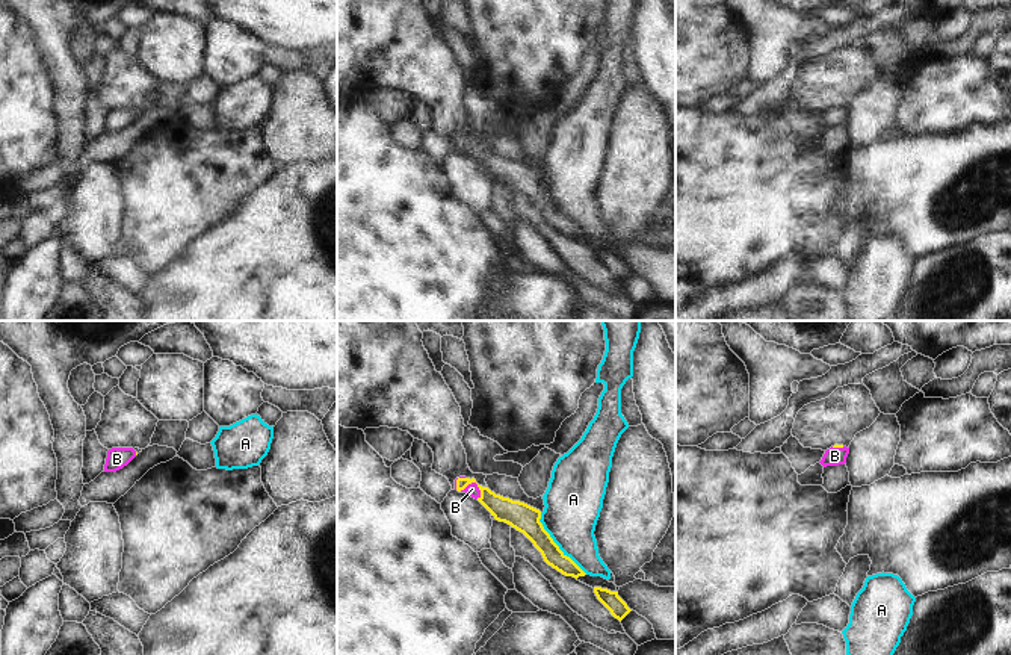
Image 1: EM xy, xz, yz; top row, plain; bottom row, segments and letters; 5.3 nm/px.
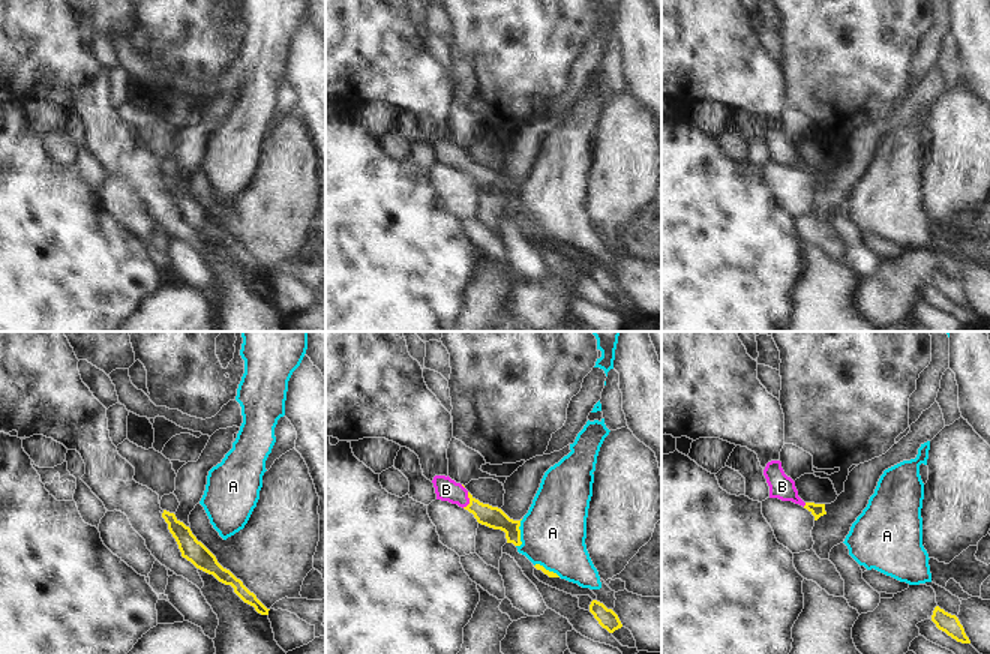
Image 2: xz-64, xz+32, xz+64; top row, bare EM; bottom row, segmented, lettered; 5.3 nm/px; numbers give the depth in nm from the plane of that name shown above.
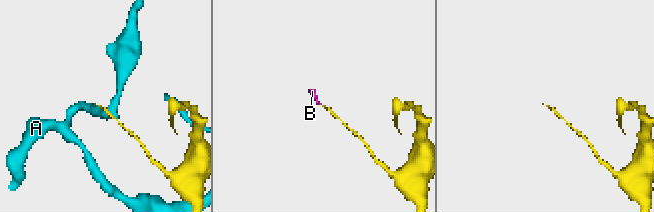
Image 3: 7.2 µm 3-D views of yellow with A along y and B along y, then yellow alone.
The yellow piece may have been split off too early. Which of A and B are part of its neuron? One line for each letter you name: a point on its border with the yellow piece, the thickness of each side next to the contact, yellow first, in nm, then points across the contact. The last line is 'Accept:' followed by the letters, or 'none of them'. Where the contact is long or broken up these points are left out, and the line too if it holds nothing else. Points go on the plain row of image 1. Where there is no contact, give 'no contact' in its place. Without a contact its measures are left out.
B: xz (475, 142) | 130/70 nm | across xz (505, 171), (494, 165), (475, 142), (472, 150)
Accept: B

